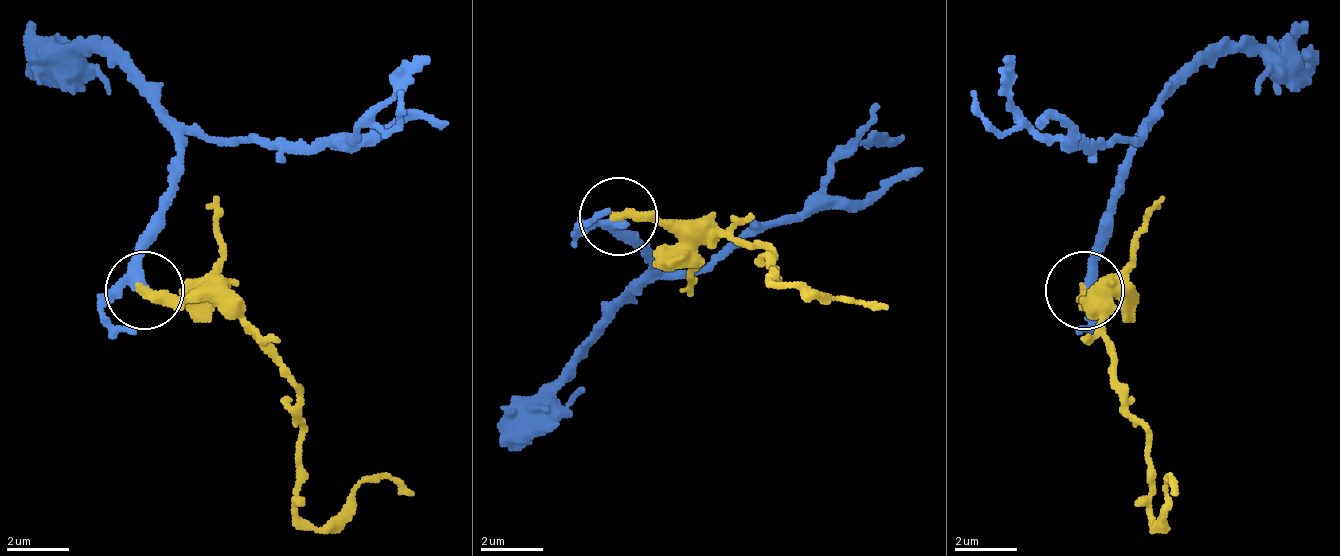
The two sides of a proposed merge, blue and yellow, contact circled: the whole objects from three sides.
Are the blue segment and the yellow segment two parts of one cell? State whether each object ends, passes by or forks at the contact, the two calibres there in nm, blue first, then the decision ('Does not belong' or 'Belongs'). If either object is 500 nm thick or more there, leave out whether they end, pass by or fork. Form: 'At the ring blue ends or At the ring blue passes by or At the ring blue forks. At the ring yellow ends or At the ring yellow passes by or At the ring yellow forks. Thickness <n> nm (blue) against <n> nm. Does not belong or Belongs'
At the ring blue passes by. At the ring yellow ends. Thickness 320 nm (blue) against 340 nm. Belongs

